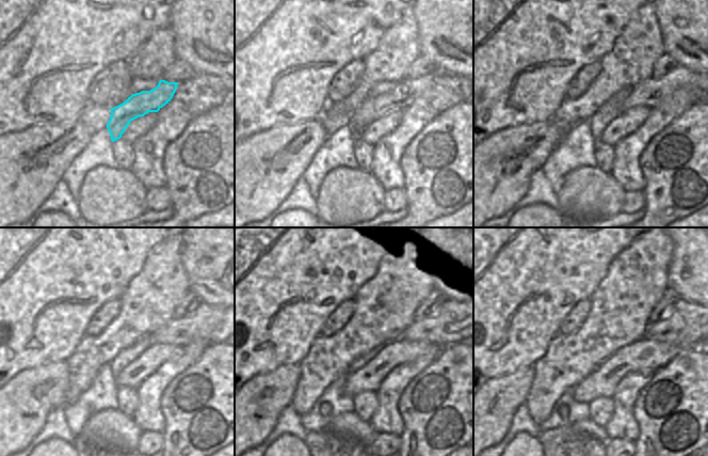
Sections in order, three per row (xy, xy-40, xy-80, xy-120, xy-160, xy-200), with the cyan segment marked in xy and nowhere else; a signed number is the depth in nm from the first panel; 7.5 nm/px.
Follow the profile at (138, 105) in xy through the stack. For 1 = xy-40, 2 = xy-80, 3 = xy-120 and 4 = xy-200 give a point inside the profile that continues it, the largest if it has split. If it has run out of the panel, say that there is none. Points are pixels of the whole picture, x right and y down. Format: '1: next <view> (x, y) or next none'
1: next xy-40 (405, 92)
2: next xy-80 (648, 93)
3: next xy-120 (207, 323)
4: next xy-200 (688, 324)

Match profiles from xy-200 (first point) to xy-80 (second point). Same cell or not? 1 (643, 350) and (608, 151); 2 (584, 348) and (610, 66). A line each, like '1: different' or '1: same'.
1: different
2: same

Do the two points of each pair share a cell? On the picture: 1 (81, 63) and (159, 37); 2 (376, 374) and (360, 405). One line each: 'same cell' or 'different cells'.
1: different cells
2: different cells

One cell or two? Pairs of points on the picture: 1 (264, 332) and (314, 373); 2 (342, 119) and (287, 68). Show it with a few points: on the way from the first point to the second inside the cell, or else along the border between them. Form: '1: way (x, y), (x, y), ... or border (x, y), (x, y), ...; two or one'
1: border (314, 341), (299, 364); two
2: border (325, 109), (317, 118); two

